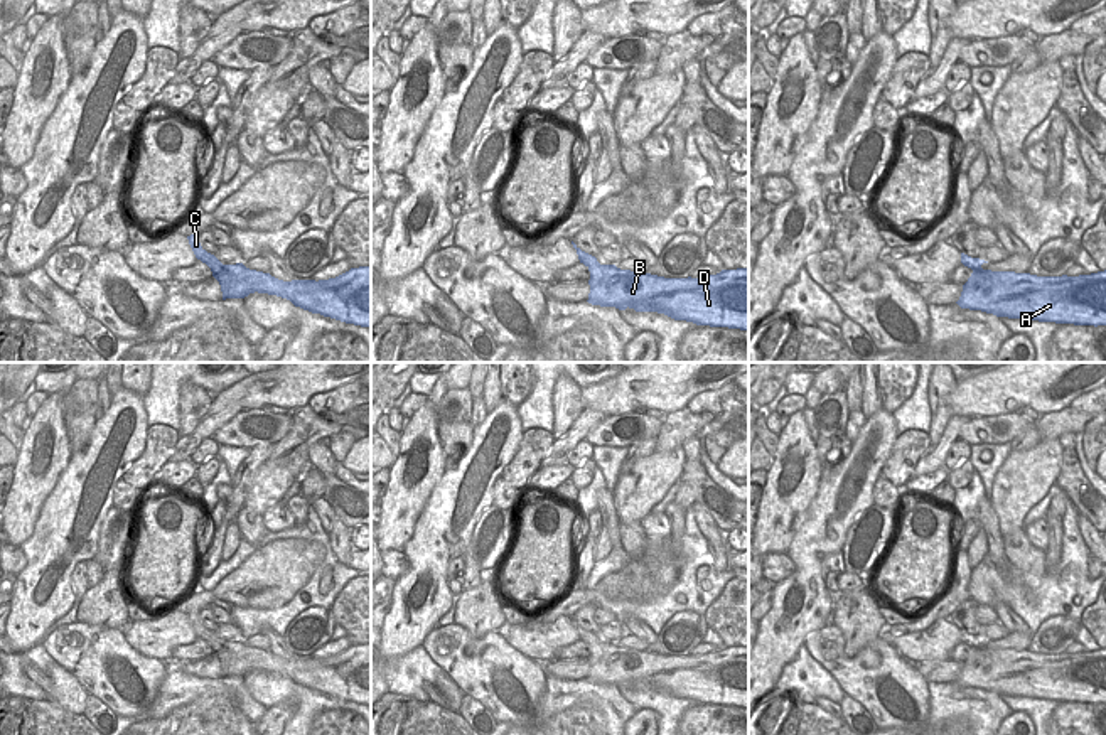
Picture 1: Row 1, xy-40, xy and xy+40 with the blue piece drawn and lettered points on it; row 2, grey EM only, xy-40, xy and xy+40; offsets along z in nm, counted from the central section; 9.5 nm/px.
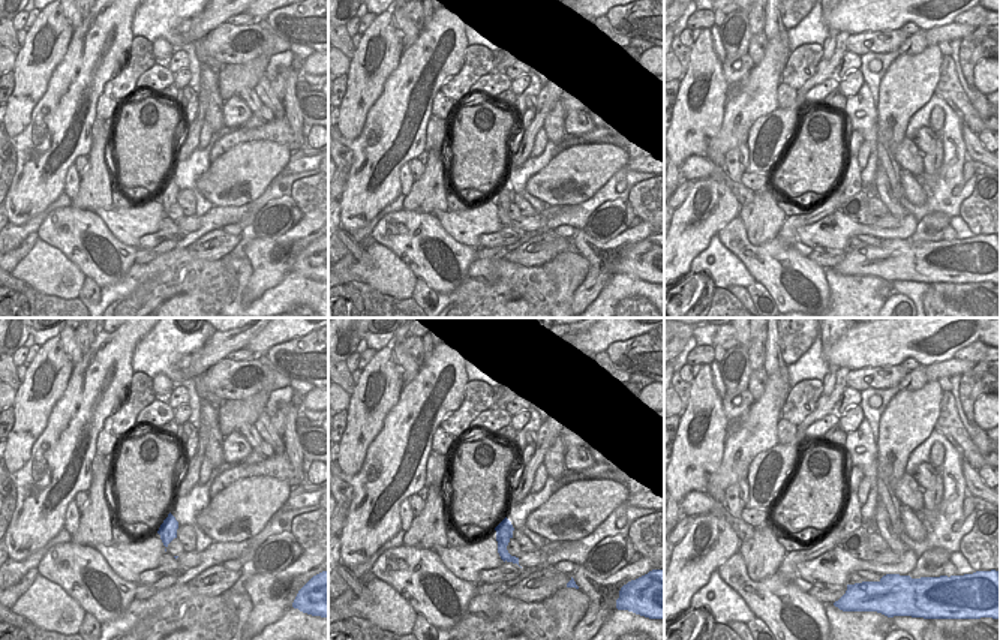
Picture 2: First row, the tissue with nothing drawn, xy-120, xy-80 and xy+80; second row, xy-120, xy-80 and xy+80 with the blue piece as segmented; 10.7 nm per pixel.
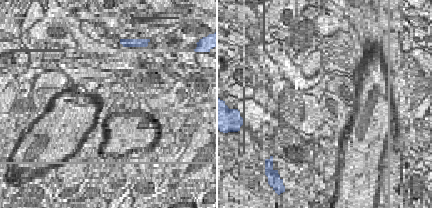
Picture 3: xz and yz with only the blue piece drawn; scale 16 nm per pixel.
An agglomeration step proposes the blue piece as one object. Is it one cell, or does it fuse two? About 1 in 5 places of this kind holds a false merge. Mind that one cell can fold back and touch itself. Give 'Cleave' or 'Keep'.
Keep.

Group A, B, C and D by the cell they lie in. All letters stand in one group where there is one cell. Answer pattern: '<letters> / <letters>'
A B C D

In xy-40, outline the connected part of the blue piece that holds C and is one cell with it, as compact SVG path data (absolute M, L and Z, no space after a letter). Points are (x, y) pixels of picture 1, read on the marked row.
M199 234L187 239L196 258L206 263L219 282L223 300L244 298L255 292L268 293L312 314L371 329L371 266L351 268L329 280L283 282L243 263L223 265L201 246Z

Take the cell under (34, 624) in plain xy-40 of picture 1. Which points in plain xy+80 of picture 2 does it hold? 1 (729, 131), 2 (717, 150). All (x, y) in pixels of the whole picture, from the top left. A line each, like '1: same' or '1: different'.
1: same
2: same

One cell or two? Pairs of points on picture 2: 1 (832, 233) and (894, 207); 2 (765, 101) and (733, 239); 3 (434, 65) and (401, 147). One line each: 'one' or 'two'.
1: two
2: two
3: one

